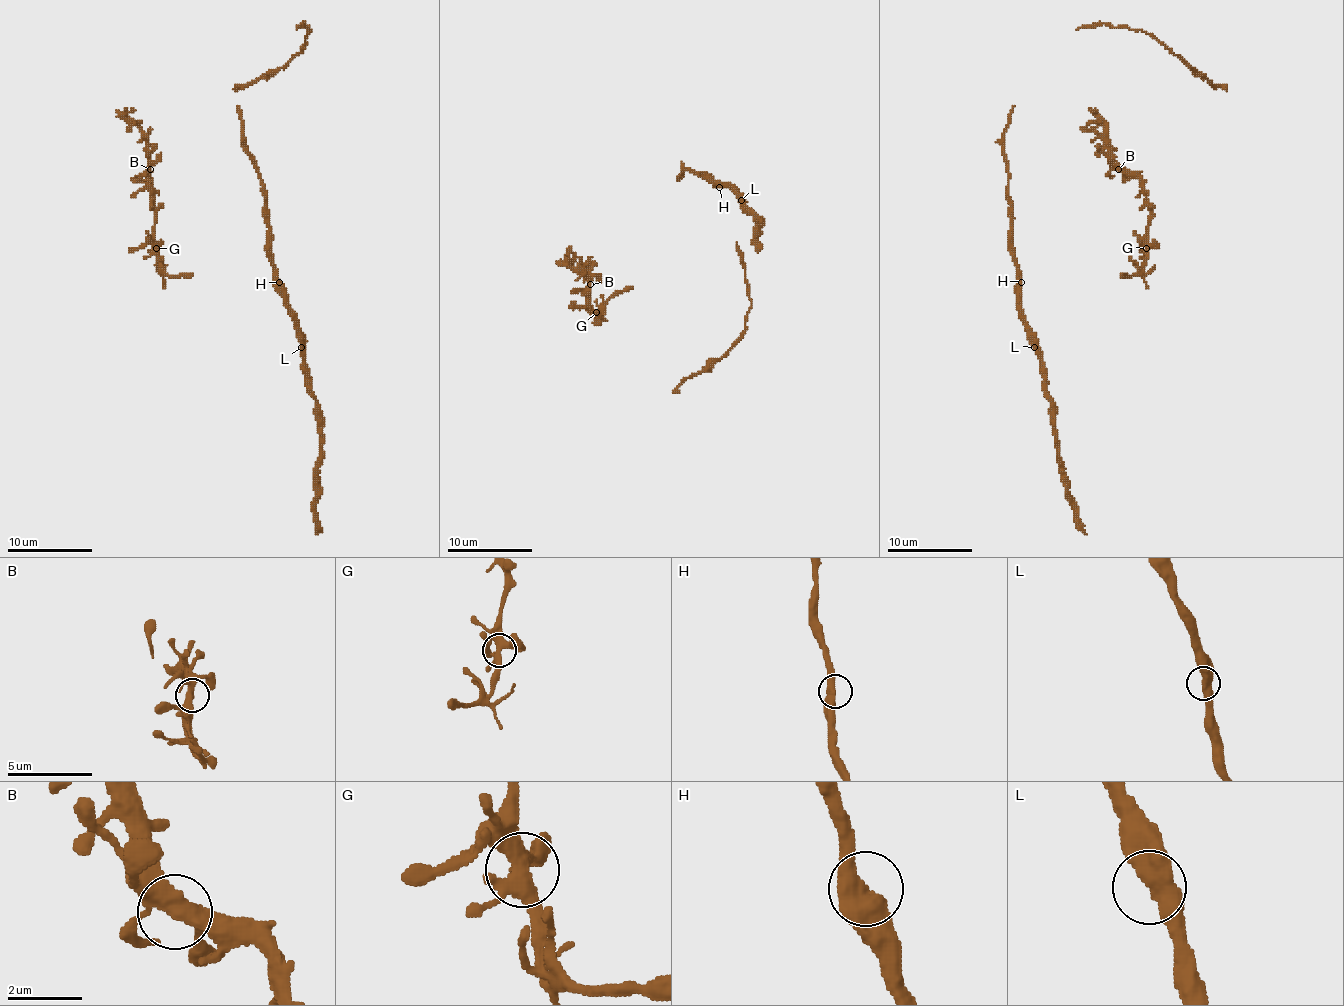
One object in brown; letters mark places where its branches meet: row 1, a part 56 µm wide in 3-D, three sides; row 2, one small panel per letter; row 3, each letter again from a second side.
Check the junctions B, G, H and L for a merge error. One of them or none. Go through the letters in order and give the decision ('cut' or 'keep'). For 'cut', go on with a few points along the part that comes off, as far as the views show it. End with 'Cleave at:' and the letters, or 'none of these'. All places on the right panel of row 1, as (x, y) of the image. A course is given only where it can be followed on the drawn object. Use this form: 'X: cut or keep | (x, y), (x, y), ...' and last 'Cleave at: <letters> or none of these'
B: keep
G: keep
H: keep
L: keep
Cleave at: none of these

